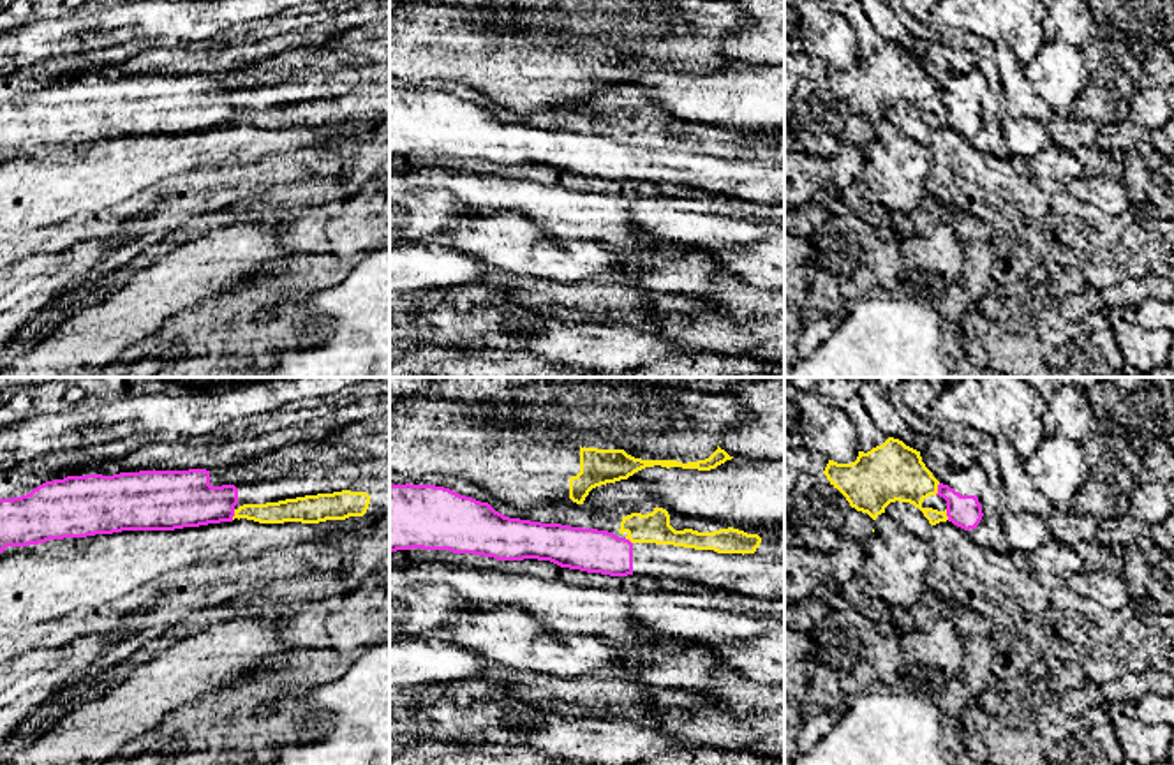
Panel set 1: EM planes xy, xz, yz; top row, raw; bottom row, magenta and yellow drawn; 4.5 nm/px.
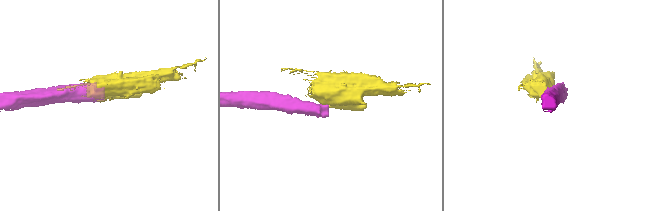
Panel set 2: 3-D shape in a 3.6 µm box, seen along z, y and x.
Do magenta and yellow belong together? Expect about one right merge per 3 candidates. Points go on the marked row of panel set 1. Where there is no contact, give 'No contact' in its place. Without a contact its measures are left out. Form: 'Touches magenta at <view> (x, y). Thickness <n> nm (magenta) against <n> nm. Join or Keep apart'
Touches magenta at yz (938, 489). Thickness 150 nm (magenta) against 260 nm. Keep apart

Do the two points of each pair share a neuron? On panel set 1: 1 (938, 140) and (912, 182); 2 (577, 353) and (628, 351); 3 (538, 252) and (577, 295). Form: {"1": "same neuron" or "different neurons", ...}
{"1": "different neurons", "2": "same neuron", "3": "different neurons"}

